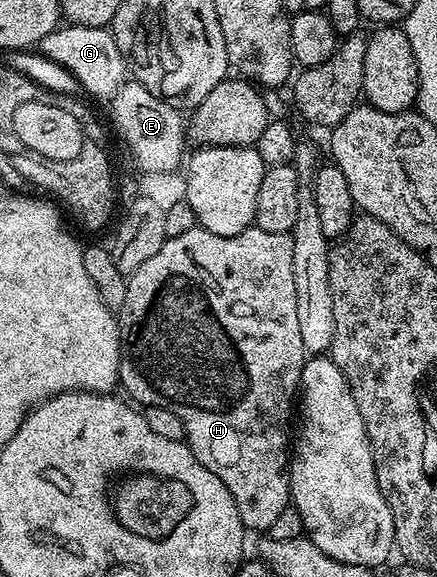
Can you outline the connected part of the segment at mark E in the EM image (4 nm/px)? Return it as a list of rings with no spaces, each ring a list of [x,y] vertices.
[[[124,81],[115,94],[109,99],[111,104],[111,119],[115,122],[115,127],[119,130],[121,138],[127,142],[129,150],[135,154],[135,159],[140,163],[144,172],[164,171],[178,172],[181,164],[185,159],[185,151],[183,155],[183,135],[185,139],[185,119],[181,114],[178,106],[172,105],[166,99],[158,99],[153,97],[153,93],[149,93],[149,89],[145,89],[145,85],[134,81]]]

